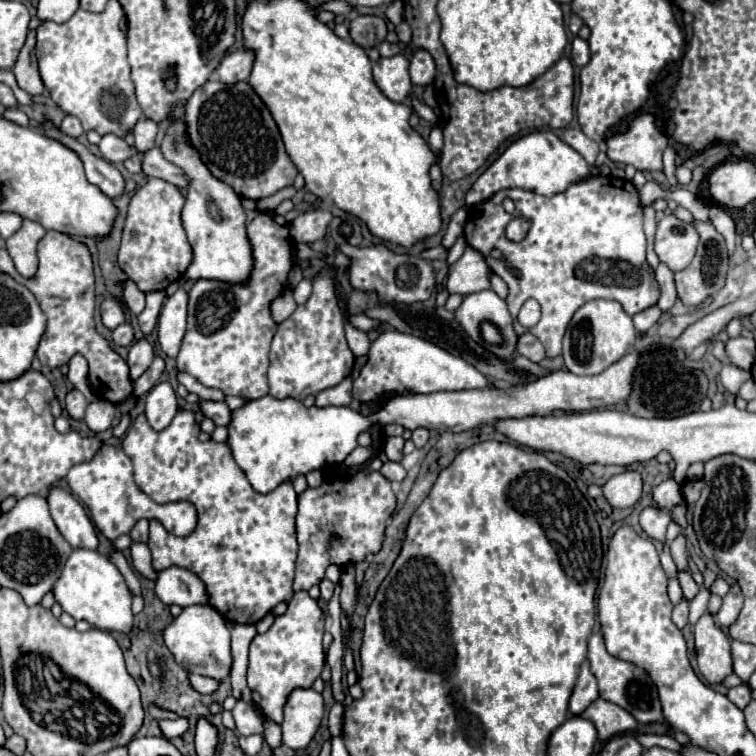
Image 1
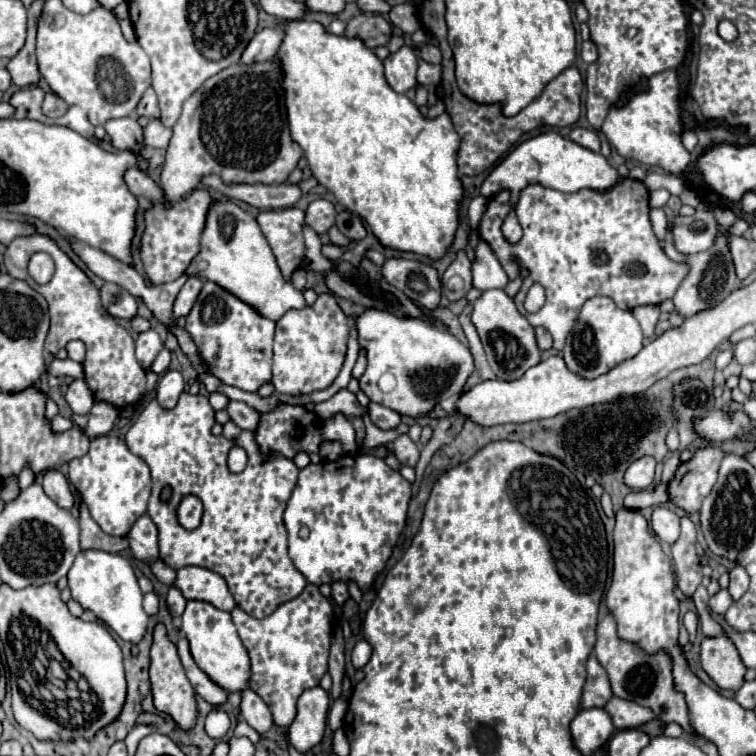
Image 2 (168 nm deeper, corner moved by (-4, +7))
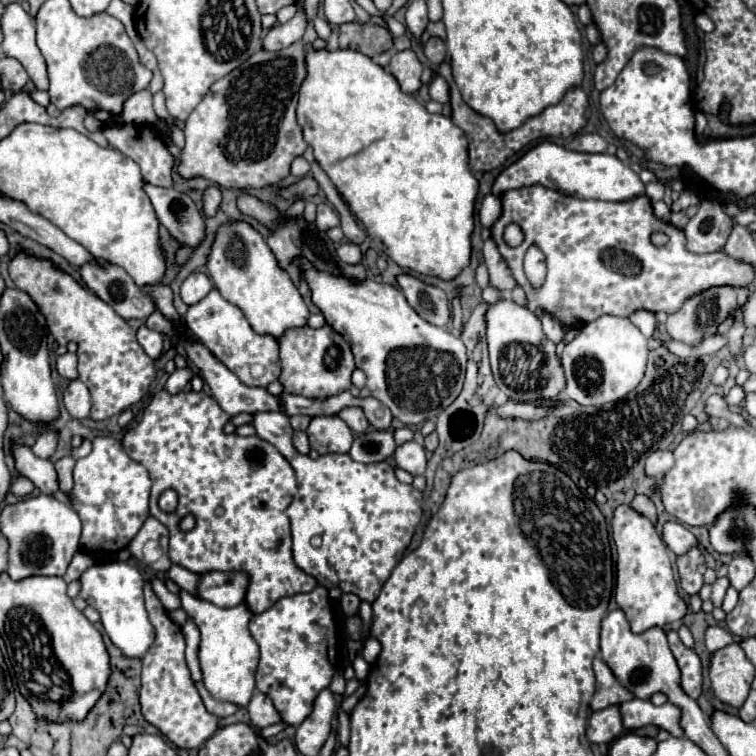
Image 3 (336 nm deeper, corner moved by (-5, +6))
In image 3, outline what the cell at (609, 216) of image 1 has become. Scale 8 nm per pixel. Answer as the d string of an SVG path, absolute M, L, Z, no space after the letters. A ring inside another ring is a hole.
M531 185L525 189L507 191L501 197L501 203L503 203L503 211L501 211L501 217L495 221L495 225L491 227L491 237L497 243L501 257L509 265L517 285L525 289L527 309L529 311L543 309L545 313L555 317L565 327L563 343L573 341L573 337L577 337L579 333L579 327L595 321L597 317L605 313L619 315L619 317L629 317L637 309L647 309L653 313L657 311L675 313L687 297L697 295L709 287L715 287L715 285L743 287L753 281L753 267L747 263L735 261L723 251L707 253L707 255L697 255L697 253L687 251L683 231L673 227L671 223L659 221L653 215L651 201L647 195L637 195L635 199L613 203L613 201L579 199L579 197L563 195L555 189L547 189L543 185ZM507 223L521 225L525 233L525 241L515 249L503 241L503 229ZM655 233L665 233L669 237L669 243L661 247L653 245L651 235ZM531 245L537 245L547 257L547 283L541 289L533 289L523 273L523 255Z

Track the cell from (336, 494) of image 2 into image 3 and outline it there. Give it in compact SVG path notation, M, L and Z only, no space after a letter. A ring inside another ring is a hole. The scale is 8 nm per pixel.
M253 413L253 427L257 437L275 445L297 473L299 491L287 509L297 567L325 589L339 587L373 603L421 521L421 491L397 481L393 467L385 461L365 465L339 453L319 459L299 455L291 443L289 417L283 413ZM315 535L321 537L321 547L311 545Z

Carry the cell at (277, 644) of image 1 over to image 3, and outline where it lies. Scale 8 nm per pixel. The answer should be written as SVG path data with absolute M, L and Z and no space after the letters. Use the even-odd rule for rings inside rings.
M317 585L309 593L283 597L265 613L253 615L249 631L261 649L255 675L257 689L273 701L287 725L301 725L311 713L313 699L319 691L329 687L335 673L335 667L329 661L329 641L335 639L335 621L327 589Z

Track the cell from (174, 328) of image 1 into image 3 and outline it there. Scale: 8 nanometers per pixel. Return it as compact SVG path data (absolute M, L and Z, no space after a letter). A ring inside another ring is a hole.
M191 273L181 285L181 299L187 305L195 305L213 289L211 279L205 273Z

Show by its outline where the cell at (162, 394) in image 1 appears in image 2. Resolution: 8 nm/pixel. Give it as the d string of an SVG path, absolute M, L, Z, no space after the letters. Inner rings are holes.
M166 370L156 386L156 400L164 406L164 408L174 408L178 402L178 396L184 390L184 378L178 370Z

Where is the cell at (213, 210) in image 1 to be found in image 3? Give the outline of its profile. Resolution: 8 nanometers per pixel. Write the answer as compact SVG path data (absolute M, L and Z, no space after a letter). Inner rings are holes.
M227 221L227 223L219 225L215 241L213 241L211 251L209 251L207 271L209 271L209 277L211 277L213 285L219 289L219 293L229 303L237 305L245 313L245 317L251 323L255 333L261 333L261 335L269 333L273 337L279 337L285 329L301 327L301 325L307 323L309 309L307 309L303 297L299 295L297 287L293 285L293 281L285 273L285 269L281 269L277 265L277 257L273 257L273 251L269 249L269 245L265 245L263 235L257 229L253 229L249 223L245 223L245 221Z

